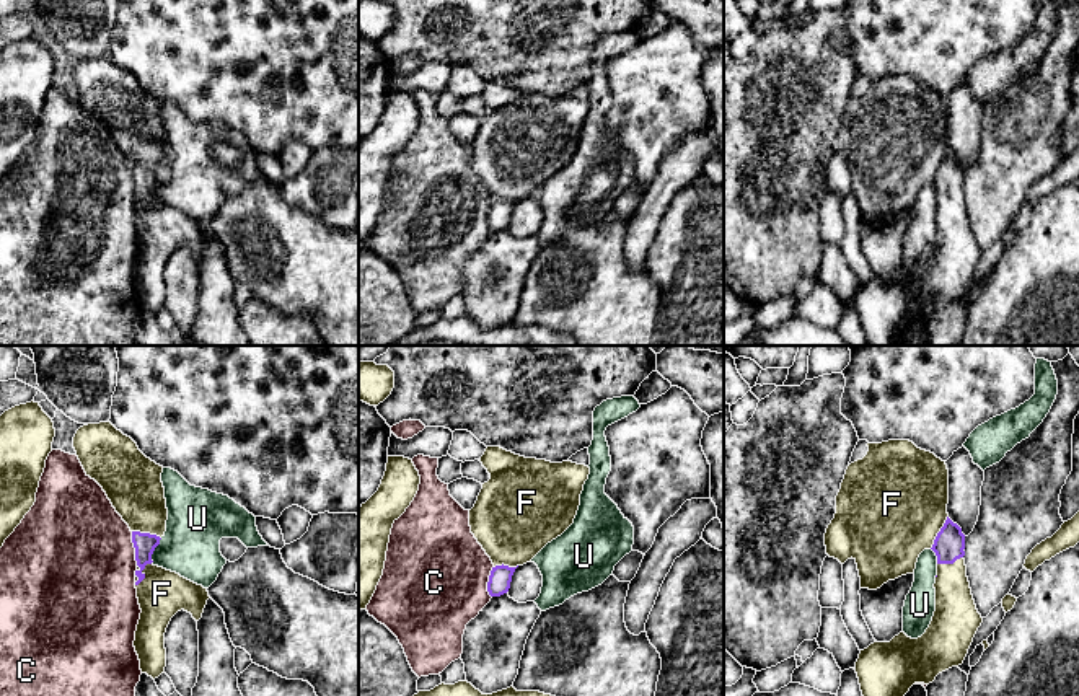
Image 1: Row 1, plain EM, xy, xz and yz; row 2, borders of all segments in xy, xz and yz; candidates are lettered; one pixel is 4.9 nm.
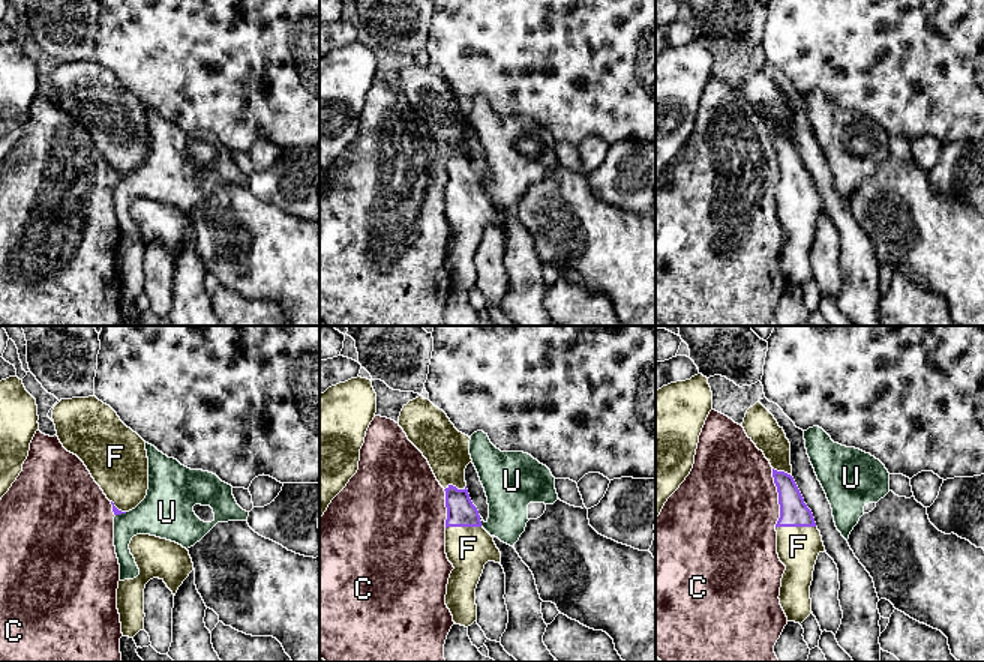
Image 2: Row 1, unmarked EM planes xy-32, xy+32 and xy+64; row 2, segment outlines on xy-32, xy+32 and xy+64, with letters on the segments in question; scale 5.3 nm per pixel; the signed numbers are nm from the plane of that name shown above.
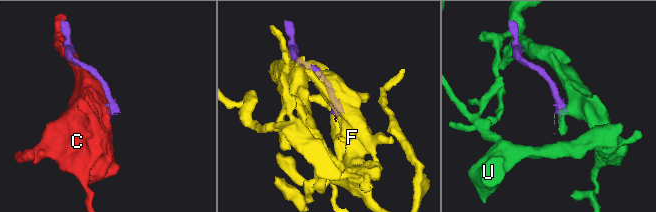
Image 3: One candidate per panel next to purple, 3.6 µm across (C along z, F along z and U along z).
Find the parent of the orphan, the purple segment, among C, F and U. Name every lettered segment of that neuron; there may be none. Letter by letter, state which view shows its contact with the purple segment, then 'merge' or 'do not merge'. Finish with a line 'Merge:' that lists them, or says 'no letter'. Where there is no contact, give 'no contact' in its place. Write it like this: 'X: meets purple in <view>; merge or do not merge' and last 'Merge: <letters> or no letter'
C: meets purple in xy; do not merge
F: meets purple in xy; merge
U: meets purple in xy; do not merge
Merge: F

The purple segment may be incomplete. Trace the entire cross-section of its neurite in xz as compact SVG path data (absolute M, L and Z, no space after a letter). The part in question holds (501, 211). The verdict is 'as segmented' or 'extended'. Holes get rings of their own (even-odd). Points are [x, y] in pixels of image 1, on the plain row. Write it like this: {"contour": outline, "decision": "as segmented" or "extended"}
{"contour": "M487 81L479 96L491 114L469 145L469 161L494 199L487 227L500 231L515 204L574 158L590 103L525 93L500 81Z", "decision": "extended"}

